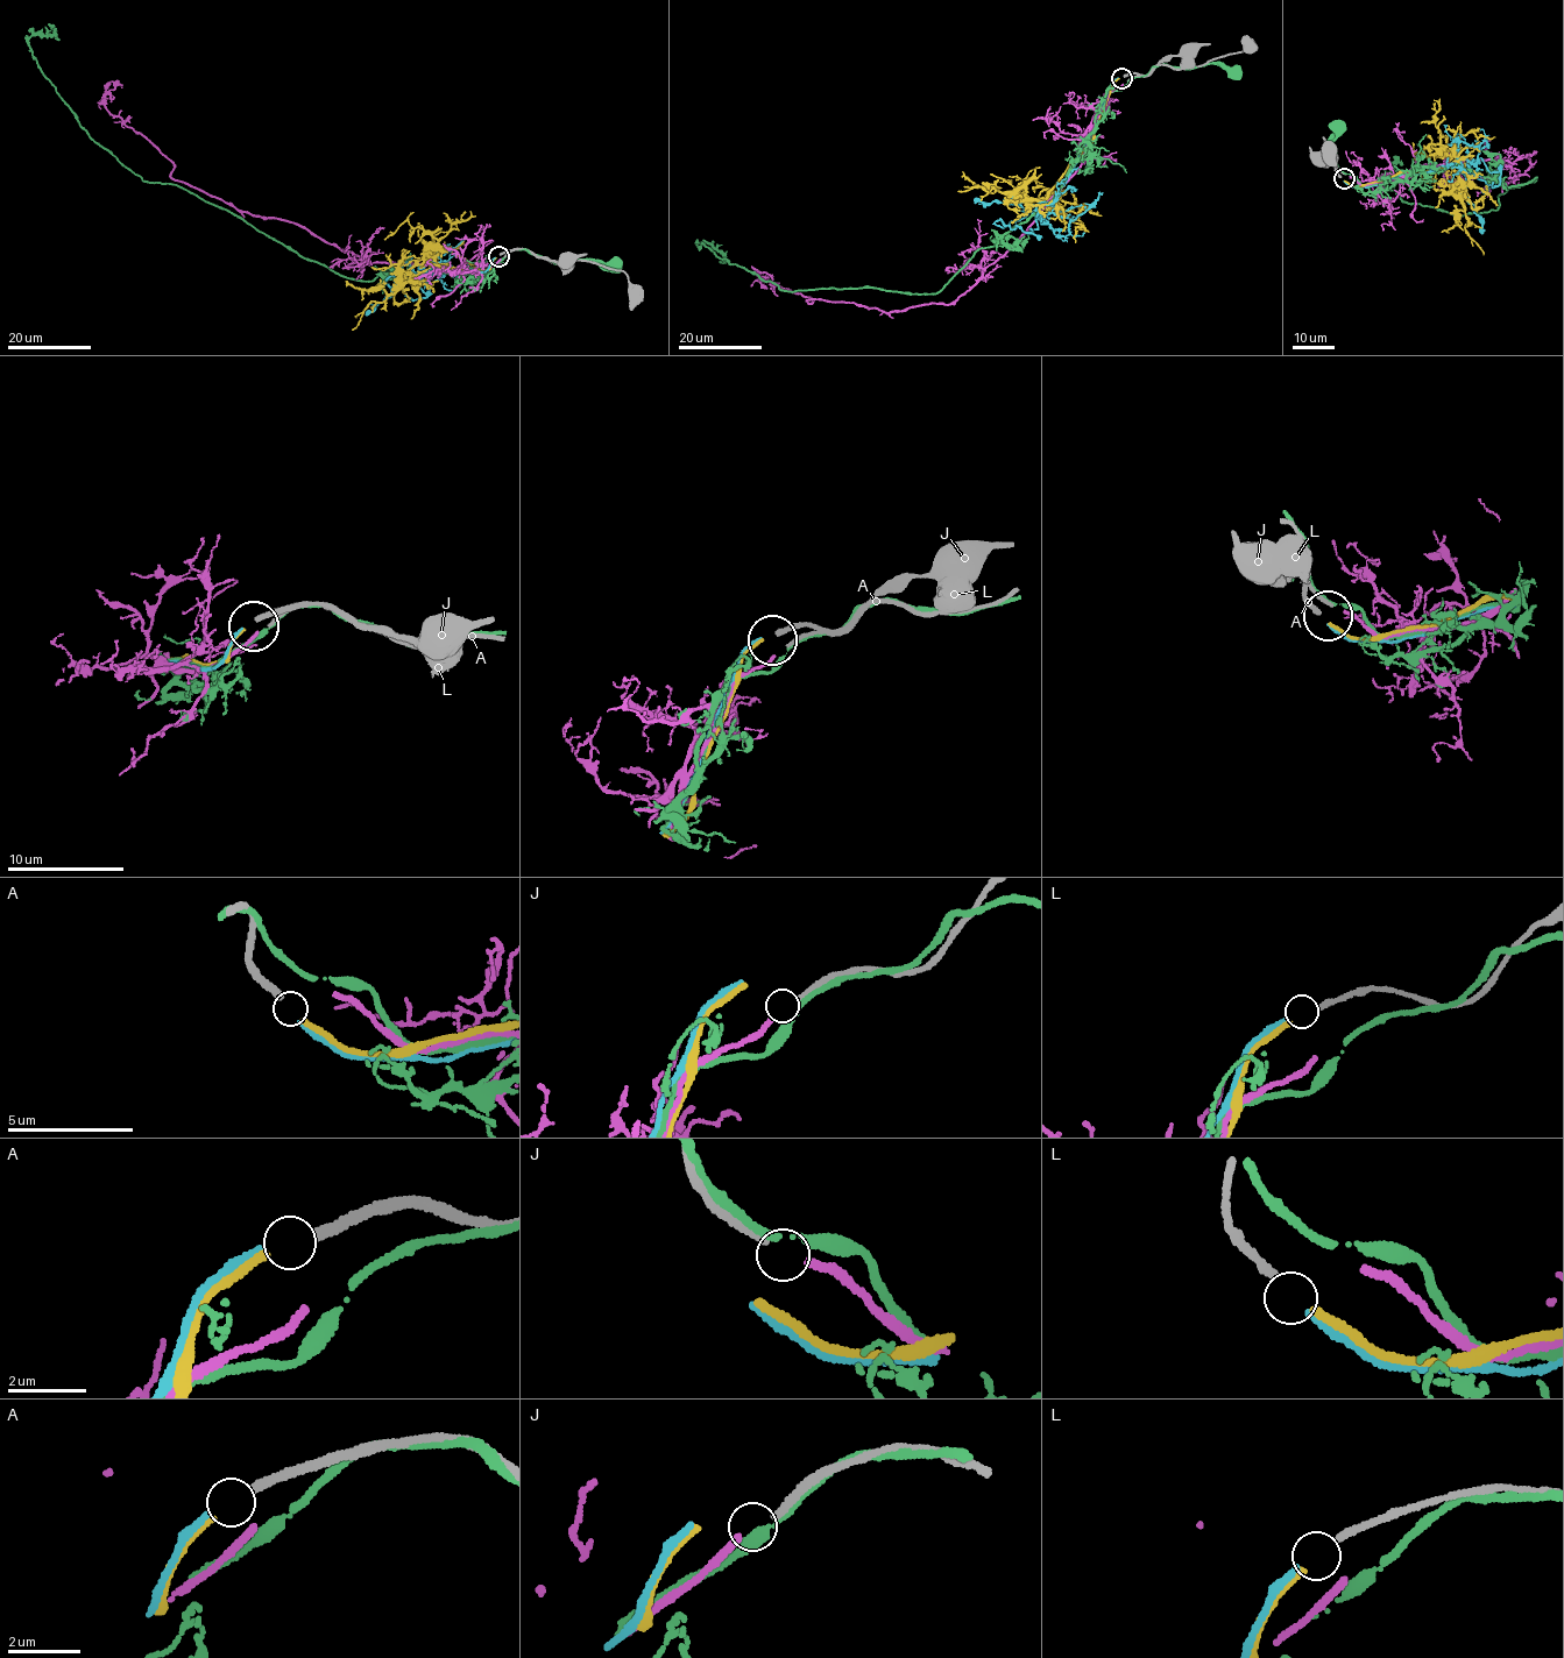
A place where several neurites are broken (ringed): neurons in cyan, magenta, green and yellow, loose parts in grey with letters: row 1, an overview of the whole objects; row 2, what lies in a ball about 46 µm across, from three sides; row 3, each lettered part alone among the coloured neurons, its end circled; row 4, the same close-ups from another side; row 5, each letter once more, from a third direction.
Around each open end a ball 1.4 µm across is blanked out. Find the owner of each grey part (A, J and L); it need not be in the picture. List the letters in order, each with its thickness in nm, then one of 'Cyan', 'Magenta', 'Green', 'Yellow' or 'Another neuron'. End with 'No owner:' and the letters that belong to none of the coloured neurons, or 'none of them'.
A: Thickness 280 nm. Yellow
J: Thickness 220 nm. Another neuron
L: Thickness 200 nm. Cyan
No owner: J

